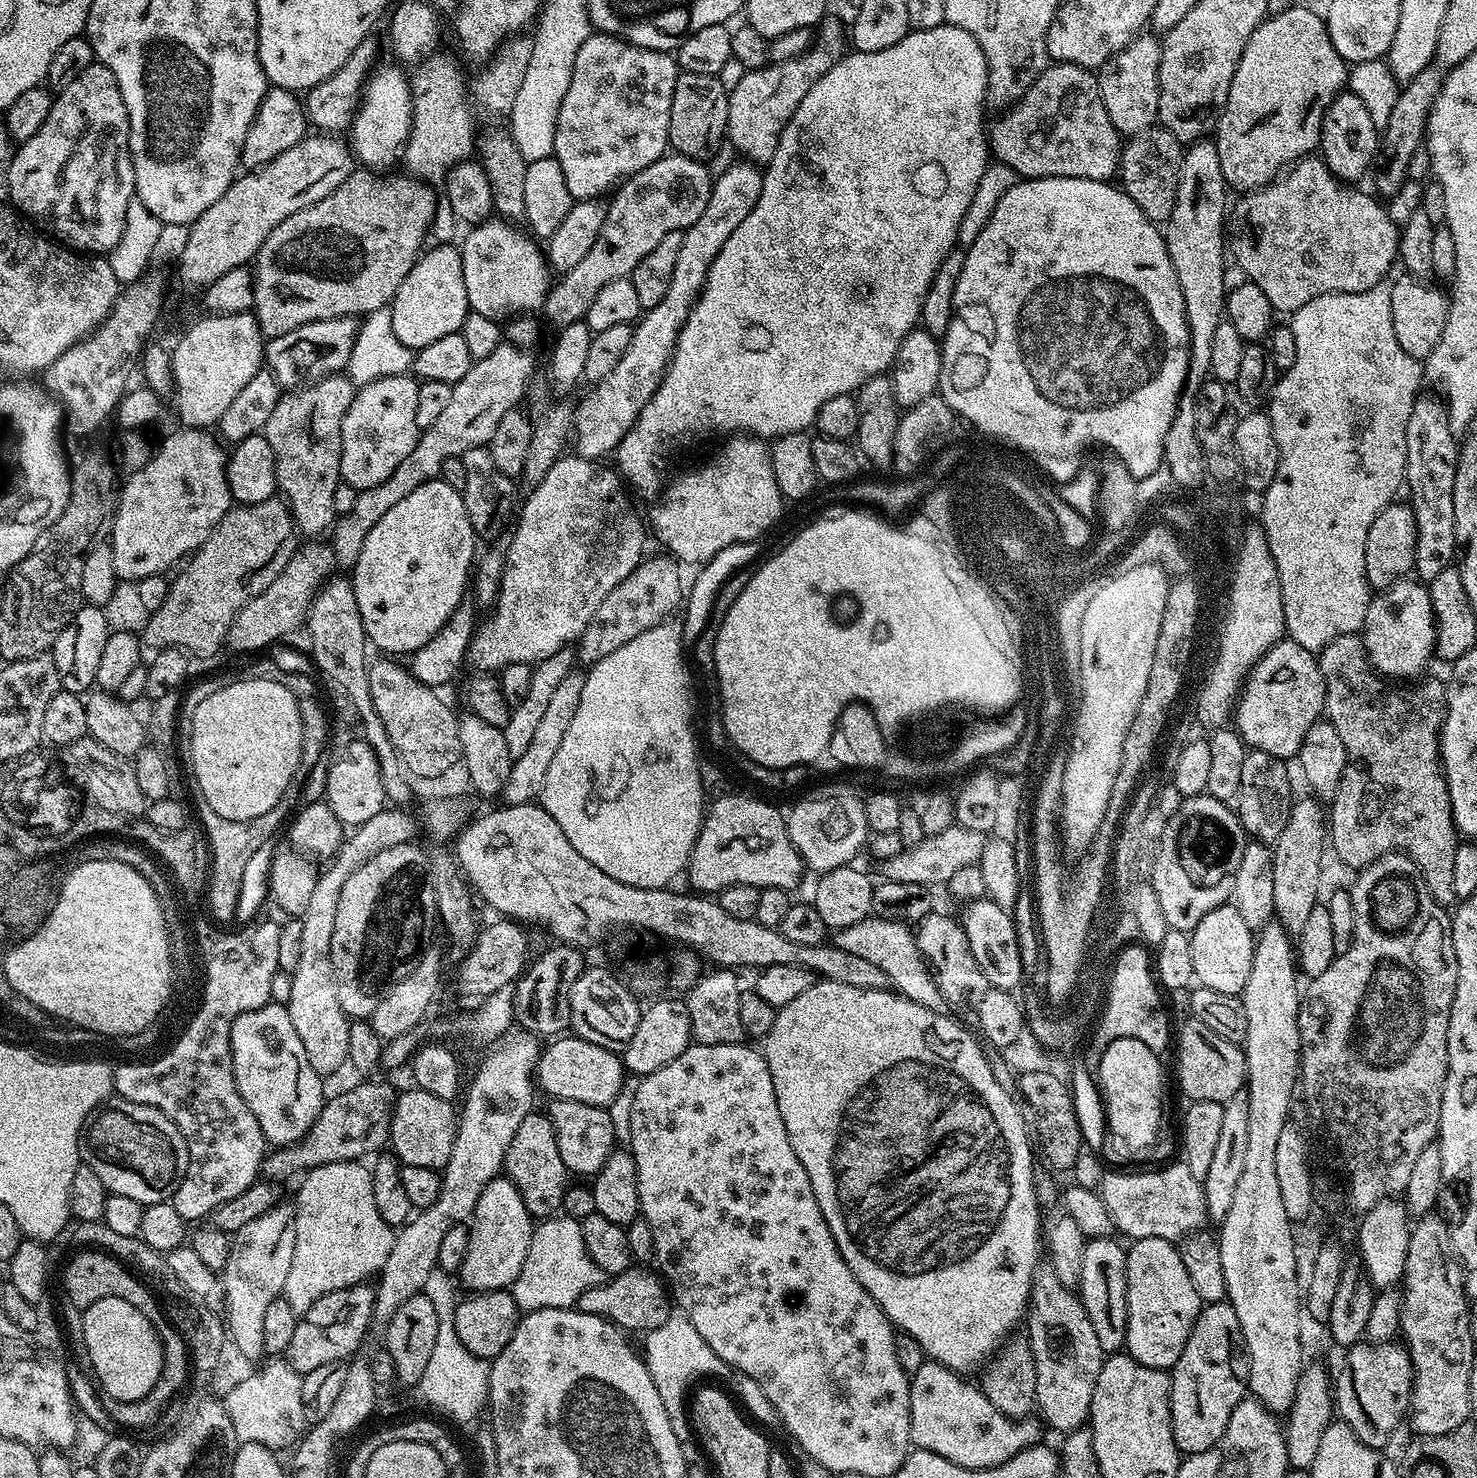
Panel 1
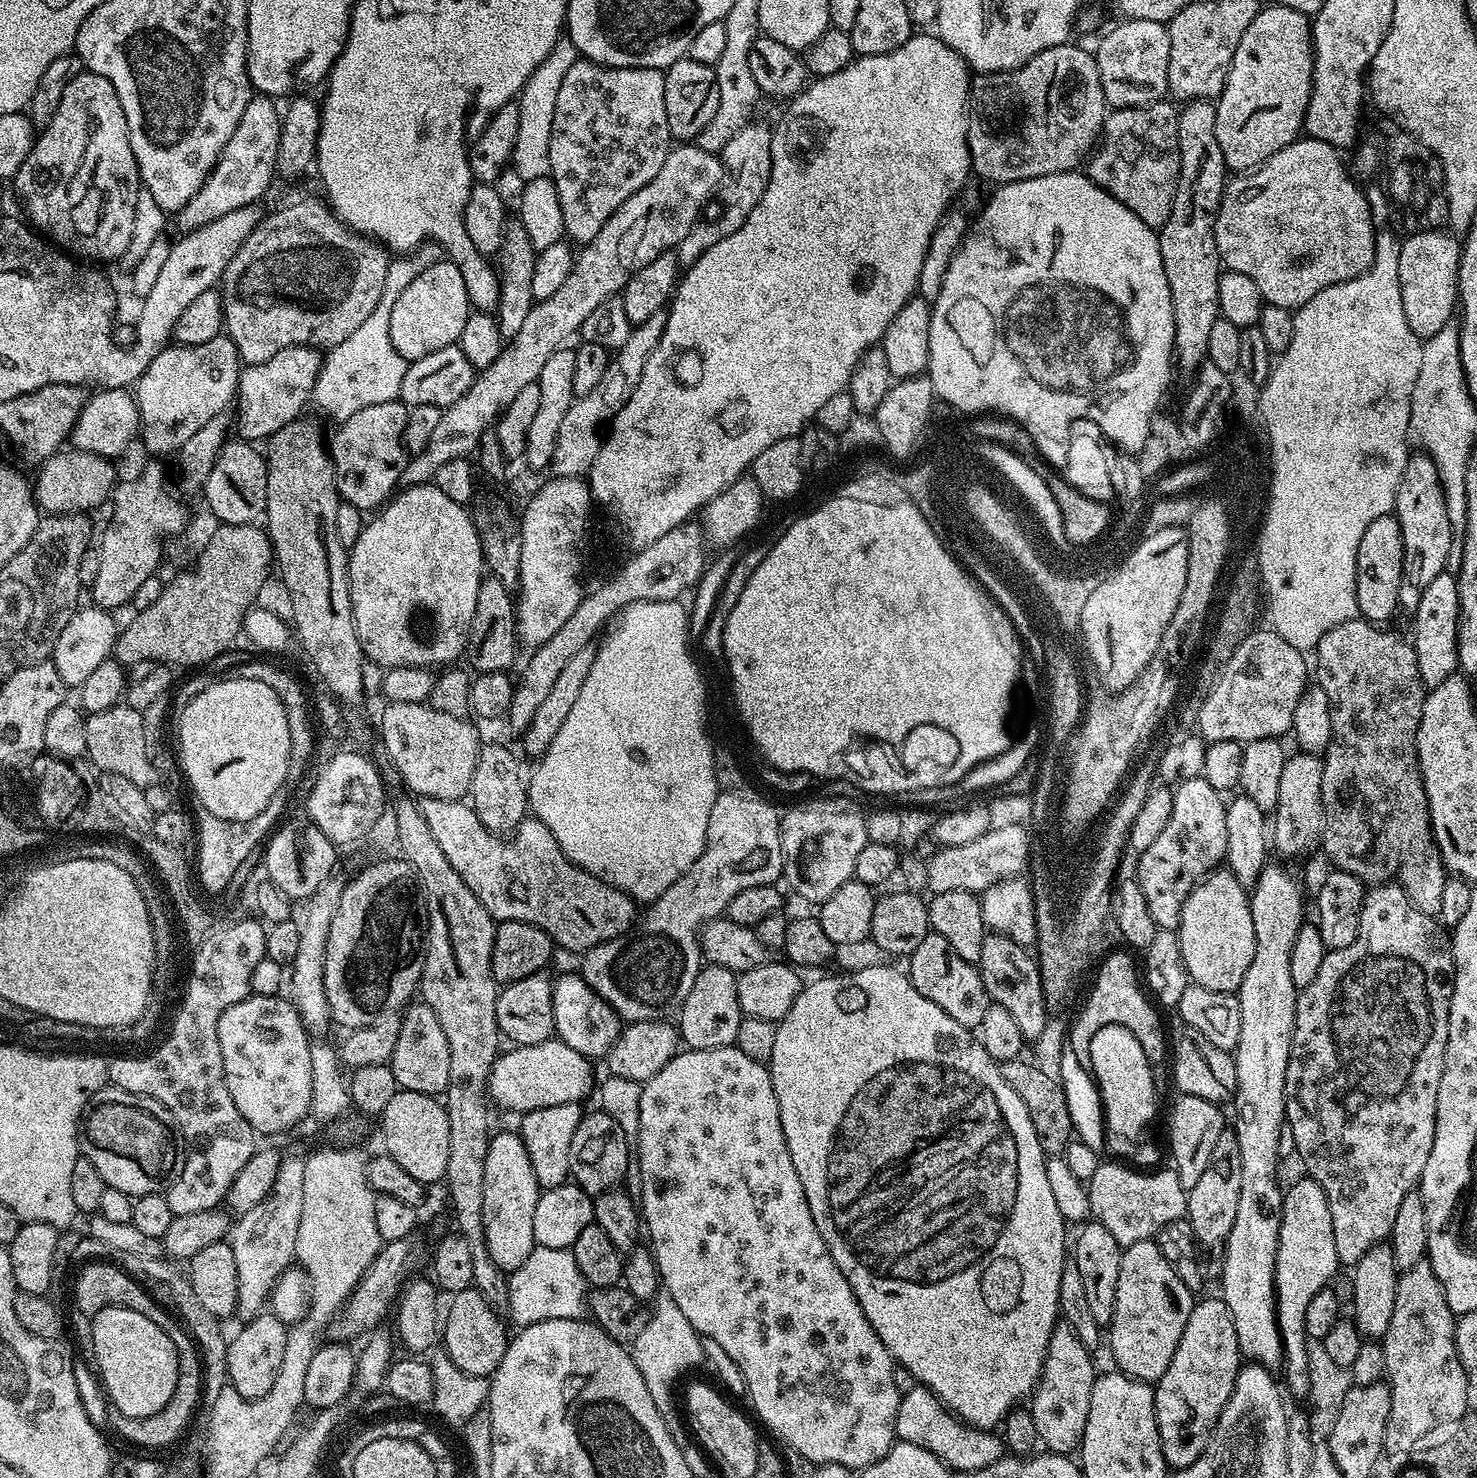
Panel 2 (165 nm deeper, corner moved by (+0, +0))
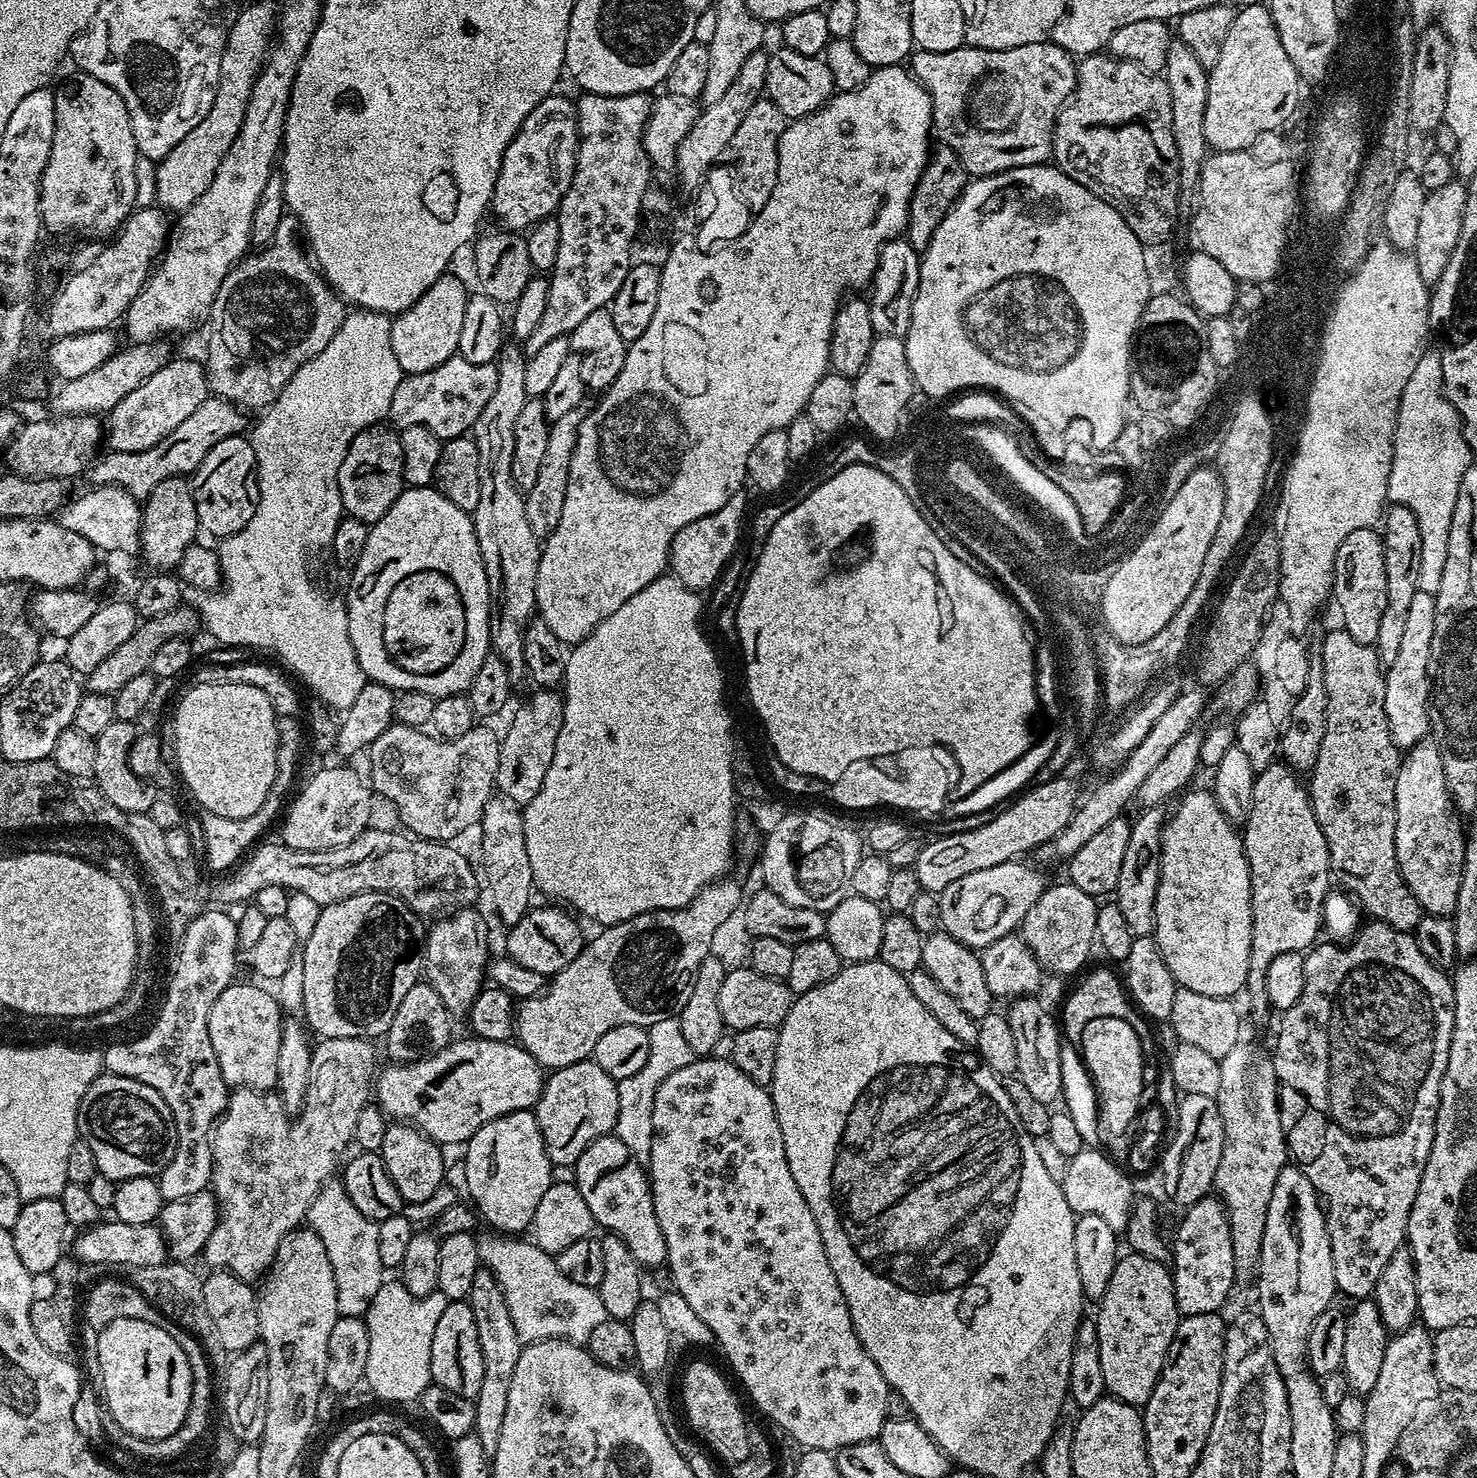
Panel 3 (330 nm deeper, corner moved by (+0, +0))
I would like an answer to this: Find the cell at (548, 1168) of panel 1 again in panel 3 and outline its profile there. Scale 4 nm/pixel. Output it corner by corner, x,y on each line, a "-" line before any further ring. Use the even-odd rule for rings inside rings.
592,1059
579,1060
565,1068
555,1069
547,1077
534,1111
546,1154
553,1165
575,1165
590,1142
609,1135
615,1129
618,1118
617,1080
610,1078
610,1074
606,1074
606,1070

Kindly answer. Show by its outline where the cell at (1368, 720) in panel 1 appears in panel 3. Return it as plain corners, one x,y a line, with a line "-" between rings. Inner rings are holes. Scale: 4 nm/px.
1343,630
1332,632
1324,640
1318,652
1318,659
1322,662
1324,671
1324,685
1326,686
1326,698
1328,699
1328,713
1326,714
1326,734
1322,738
1322,750
1318,750
1318,762
1310,769
1310,777
1306,787
1308,795
1312,797
1312,809
1314,818
1318,818
1318,826
1326,838
1328,847
1328,862
1333,873
1340,875
1340,880
1345,884
1347,891
1356,898
1360,907
1372,920
1380,920
1384,924
1394,926
1394,930
1412,932
1418,926
1422,909
1418,898
1414,898
1412,891
1406,886
1406,882
1400,873
1398,858
1396,857
1396,799
1394,798
1394,786
1398,782
1400,773
1401,749
1397,748
1392,732
1388,729
1388,719
1384,716
1384,674
1385,669
1380,663
1380,656
1371,644
1363,644

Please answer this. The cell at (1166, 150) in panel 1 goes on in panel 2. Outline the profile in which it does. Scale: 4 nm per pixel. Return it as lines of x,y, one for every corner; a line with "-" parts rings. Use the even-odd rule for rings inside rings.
1167,99
1155,100
1153,104
1147,104
1141,108
1117,108
1109,111
1104,117
1104,126
1099,141
1086,160
1086,175
1088,179
1093,180
1099,188
1110,193
1115,200
1122,202
1122,206
1134,210
1134,214
1138,214
1138,218
1142,218
1142,222
1146,222
1146,226
1157,230
1163,228
1165,222
1170,218
1170,210
1174,206
1174,194
1176,193
1178,178
1180,177
1180,151
1178,150
1178,118
1180,113
1175,103
1172,103
1173,105
1168,103

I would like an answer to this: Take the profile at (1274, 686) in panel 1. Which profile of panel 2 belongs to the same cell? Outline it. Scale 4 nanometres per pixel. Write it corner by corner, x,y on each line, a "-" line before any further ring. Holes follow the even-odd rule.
1253,630
1234,650
1234,654
1219,672
1215,684
1208,696
1201,702
1197,714
1196,725
1198,736
1208,744
1223,740
1247,742
1258,738
1278,737
1292,726
1294,706
1298,706
1298,698
1310,684
1310,664
1304,661
1305,653
1301,649
1290,646
1286,638
1277,632

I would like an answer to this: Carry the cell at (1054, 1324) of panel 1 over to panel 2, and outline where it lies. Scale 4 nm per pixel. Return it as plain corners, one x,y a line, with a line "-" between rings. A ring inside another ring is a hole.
1057,1322
1050,1336
1040,1381
1030,1397
1030,1411
1040,1435
1039,1443
1049,1452
1072,1454
1080,1447
1086,1430
1086,1414
1090,1414
1090,1390
1094,1390
1098,1375
1092,1356
1089,1348
1078,1342
1078,1334
1074,1334
1068,1324

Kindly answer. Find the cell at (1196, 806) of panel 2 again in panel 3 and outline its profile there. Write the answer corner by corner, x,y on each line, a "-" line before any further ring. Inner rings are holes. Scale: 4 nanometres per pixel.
1148,806
1140,817
1131,821
1132,833
1127,843
1126,856
1122,859
1122,870
1114,891
1114,902
1126,917
1133,937
1151,936
1156,926
1156,891
1160,881
1160,842
1164,835
1166,812
1163,807

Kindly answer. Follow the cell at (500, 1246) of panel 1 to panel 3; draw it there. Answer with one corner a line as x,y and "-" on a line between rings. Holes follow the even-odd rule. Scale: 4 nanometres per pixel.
535,1111
506,1114
486,1122
486,1126
482,1126
467,1140
464,1150
467,1199
474,1205
483,1223
485,1220
500,1234
520,1234
523,1228
524,1231
531,1229
534,1210
538,1210
542,1194
546,1194
554,1182
554,1165
546,1154

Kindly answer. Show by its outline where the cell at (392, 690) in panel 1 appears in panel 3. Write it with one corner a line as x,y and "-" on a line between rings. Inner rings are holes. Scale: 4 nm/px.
392,723
382,730
370,745
368,764
372,767
370,788
377,797
384,797
398,810
399,823
414,837
441,842
455,841
459,832
475,829
484,815
484,807
494,795
498,774
498,754
501,737
488,728
473,726
460,738
446,740
429,734
424,728
411,728
405,724

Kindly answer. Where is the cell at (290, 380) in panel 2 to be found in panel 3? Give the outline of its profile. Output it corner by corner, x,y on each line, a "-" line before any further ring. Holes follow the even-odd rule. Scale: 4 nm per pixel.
209,395
208,399
202,402
202,406
198,406
198,410
194,410
194,414
186,418
186,422
174,426
174,430
170,430
170,434
166,434
166,438
162,438
158,446
150,446
150,450
137,452
105,451
87,469
86,476
89,476
93,480
91,483
96,486
113,484
137,498
149,496
154,486
158,486
158,482
166,478
191,477
202,458
206,458
206,454
210,454
210,450
214,450
214,446
218,446
222,438
241,435
245,431
243,415
245,416
245,413
237,405
223,400
221,396

